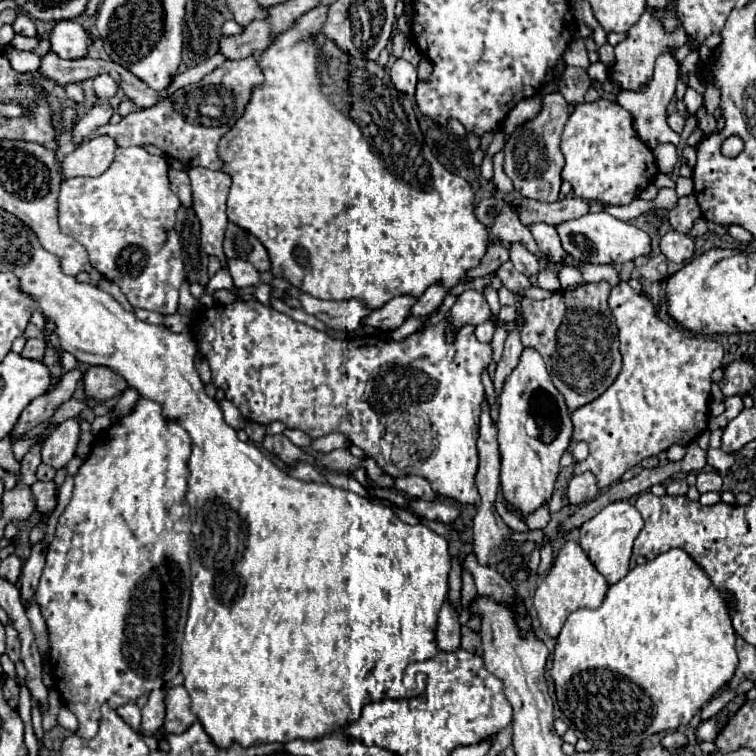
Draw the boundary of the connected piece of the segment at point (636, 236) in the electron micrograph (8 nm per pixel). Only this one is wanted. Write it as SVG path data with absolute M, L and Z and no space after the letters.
M588 213L574 221L564 221L556 227L562 247L568 255L572 255L578 261L594 263L594 265L622 265L626 261L634 261L640 255L648 255L650 249L650 237L646 231L634 227L632 223L624 223L620 219L614 219L608 213Z

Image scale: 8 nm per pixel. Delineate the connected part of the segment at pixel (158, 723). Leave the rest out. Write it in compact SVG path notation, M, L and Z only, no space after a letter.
M156 689L148 695L148 703L142 709L142 729L148 735L154 735L164 723L164 695L166 689Z

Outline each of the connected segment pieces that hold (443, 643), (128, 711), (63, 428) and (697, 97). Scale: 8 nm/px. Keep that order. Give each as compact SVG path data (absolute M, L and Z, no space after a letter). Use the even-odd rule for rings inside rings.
M444 603L438 615L438 629L436 629L436 641L440 651L456 651L460 647L460 621L458 613Z
M136 703L120 705L120 707L116 709L116 713L118 713L134 731L138 731L138 727L140 727L140 709L138 709Z
M66 419L64 423L56 425L52 435L46 439L42 447L42 461L52 465L54 469L66 467L66 463L74 457L76 445L80 439L80 421Z
M688 87L686 95L684 95L684 105L688 107L688 113L696 113L702 107L702 95Z

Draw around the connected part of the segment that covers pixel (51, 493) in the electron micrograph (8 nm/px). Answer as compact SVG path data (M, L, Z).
M36 481L32 483L32 495L38 499L38 511L46 515L56 507L58 485L54 481Z

